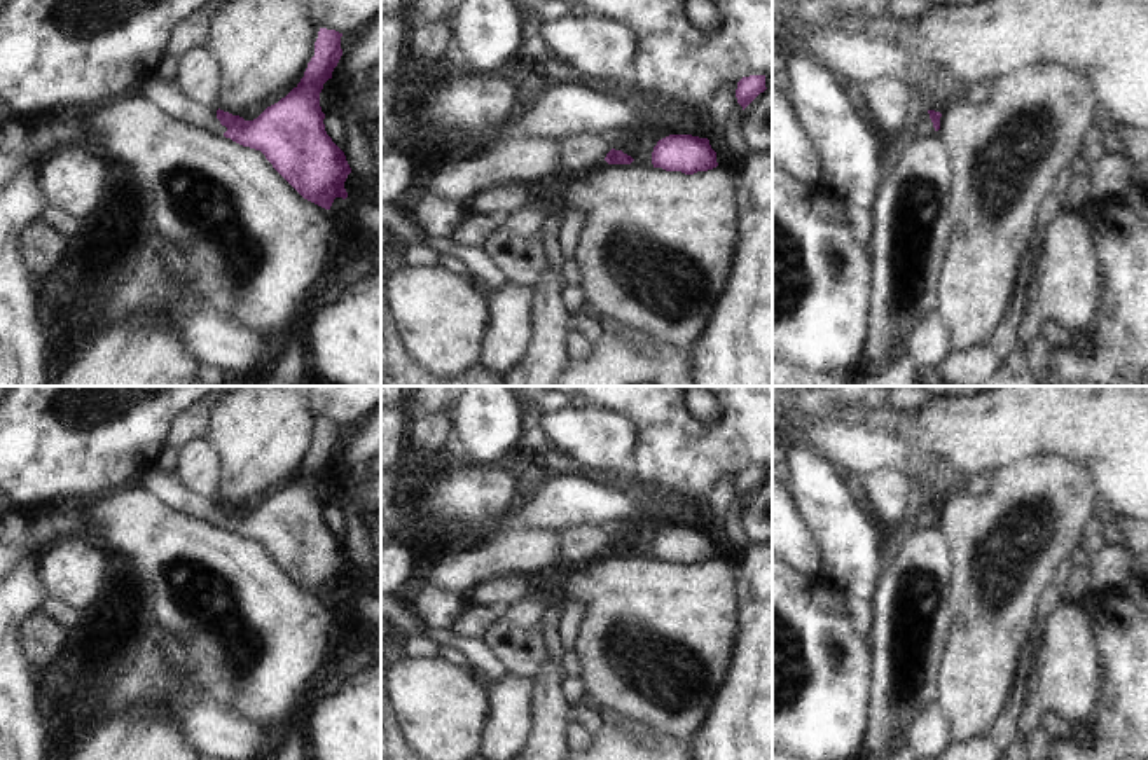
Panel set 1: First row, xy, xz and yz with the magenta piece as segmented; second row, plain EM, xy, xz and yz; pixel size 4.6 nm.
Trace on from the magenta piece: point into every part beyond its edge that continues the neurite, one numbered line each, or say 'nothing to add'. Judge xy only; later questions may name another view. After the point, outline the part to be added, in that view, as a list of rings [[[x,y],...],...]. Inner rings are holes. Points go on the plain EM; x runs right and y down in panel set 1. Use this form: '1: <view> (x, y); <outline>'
1: xy (166, 486); [[[156,466],[149,468],[140,479],[140,486],[173,510],[225,529],[227,519],[220,515],[217,503],[189,489],[176,472],[163,472]]]

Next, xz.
1: xz (577, 545); [[[568,528],[559,533],[561,557],[568,566],[578,566],[605,552],[612,542],[605,528]]]

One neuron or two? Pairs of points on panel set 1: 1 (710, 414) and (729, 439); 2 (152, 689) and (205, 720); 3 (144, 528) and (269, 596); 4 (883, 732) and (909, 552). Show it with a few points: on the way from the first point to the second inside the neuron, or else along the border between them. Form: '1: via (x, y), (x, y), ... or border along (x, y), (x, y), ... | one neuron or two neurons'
1: border along (684, 404), (696, 416), (712, 423), (724, 416) | two neurons
2: via (165, 689), (193, 708) | one neuron
3: via (175, 549), (201, 554), (238, 577) | one neuron
4: via (886, 687), (892, 598) | one neuron

